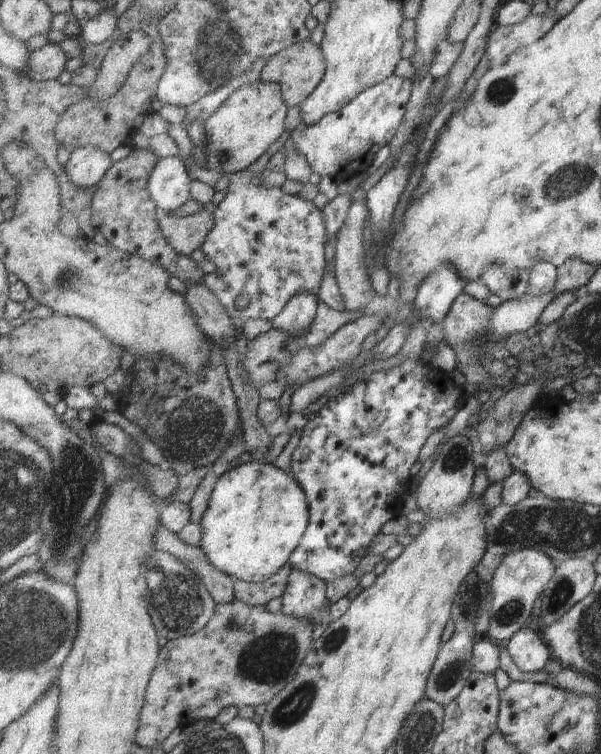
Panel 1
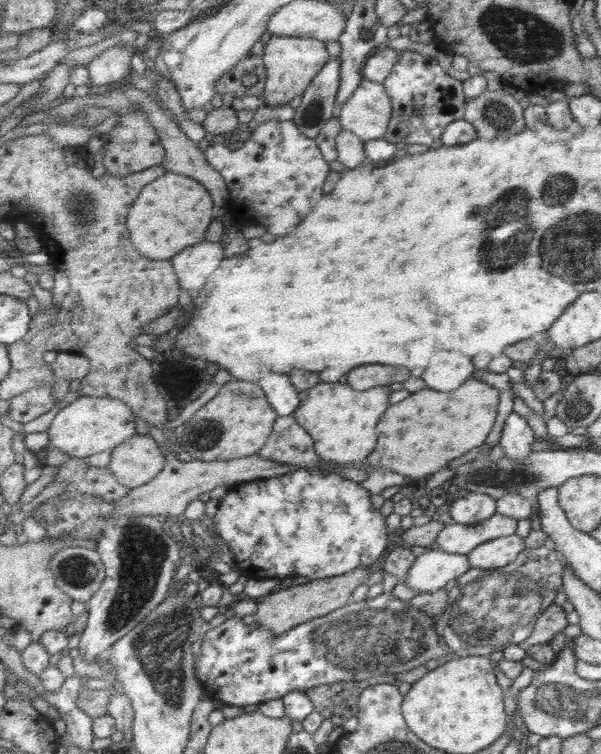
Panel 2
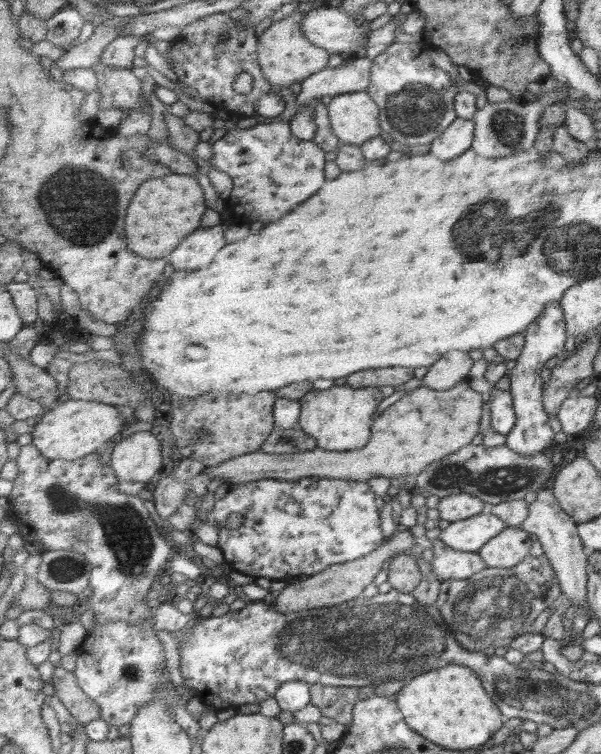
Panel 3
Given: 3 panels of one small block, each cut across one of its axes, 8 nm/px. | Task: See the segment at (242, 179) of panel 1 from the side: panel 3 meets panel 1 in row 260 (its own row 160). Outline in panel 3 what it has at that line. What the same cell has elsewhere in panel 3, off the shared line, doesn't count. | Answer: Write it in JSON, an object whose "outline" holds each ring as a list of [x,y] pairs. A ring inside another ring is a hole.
{"outline":[[[271,121],[257,123],[243,129],[229,129],[220,140],[213,144],[211,164],[225,172],[233,182],[234,190],[228,204],[237,206],[253,222],[273,222],[285,218],[285,214],[293,212],[299,205],[307,202],[315,193],[320,193],[325,185],[325,152],[315,141],[305,141],[292,133],[290,121]]]}

